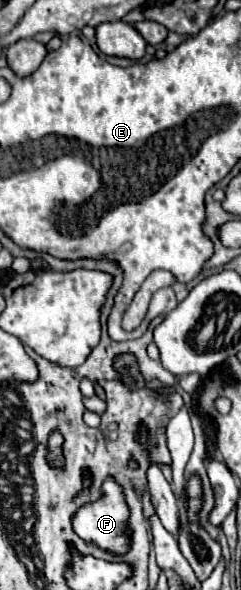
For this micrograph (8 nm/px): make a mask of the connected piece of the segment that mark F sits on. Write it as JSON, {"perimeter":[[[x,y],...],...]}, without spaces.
{"perimeter":[[[111,475],[103,481],[101,491],[103,491],[103,497],[99,497],[95,503],[85,503],[77,509],[77,513],[71,517],[71,525],[73,525],[73,531],[85,543],[95,543],[99,549],[121,557],[131,549],[131,529],[127,525],[131,517],[131,509],[125,503],[123,487]]]}

